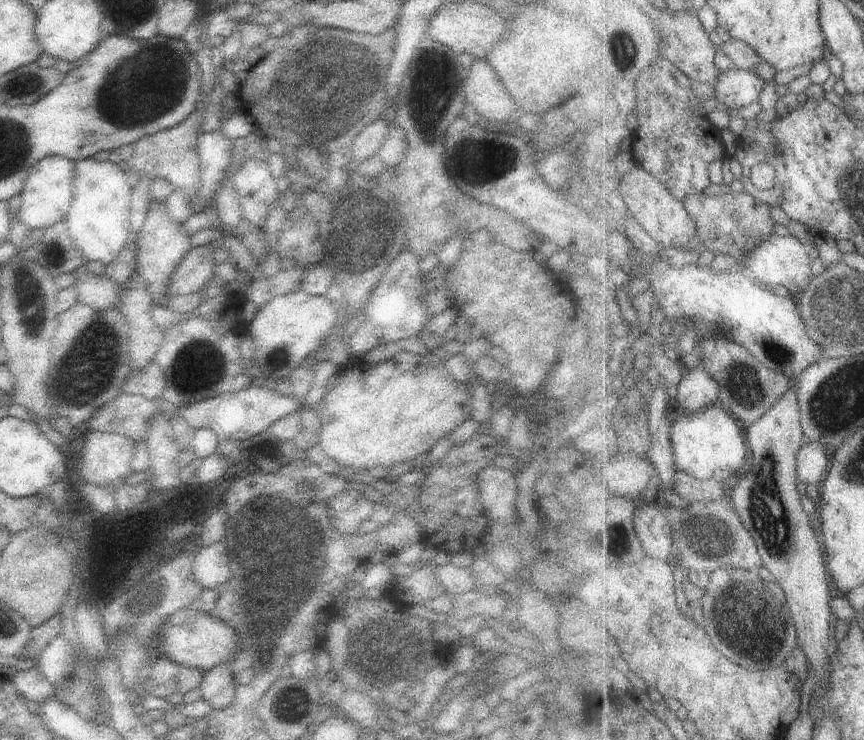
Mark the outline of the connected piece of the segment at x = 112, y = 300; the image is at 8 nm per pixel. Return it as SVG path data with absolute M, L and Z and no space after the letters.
M83 262L77 270L77 281L74 282L77 300L95 310L103 312L111 306L119 307L119 286L115 286L105 274L93 274Z

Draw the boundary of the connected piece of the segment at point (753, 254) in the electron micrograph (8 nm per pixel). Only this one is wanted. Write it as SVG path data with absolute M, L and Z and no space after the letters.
M775 233L771 234L767 240L761 240L749 252L745 252L743 260L745 260L748 273L756 281L767 286L785 286L785 288L789 288L792 294L802 293L814 279L811 272L813 259L809 256L809 250L812 246L812 241L803 243L790 233L786 236L779 236Z

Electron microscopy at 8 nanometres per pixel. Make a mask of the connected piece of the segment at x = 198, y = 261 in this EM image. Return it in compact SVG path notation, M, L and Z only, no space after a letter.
M214 246L192 247L177 264L169 280L169 294L199 293L199 288L215 274L217 262L213 259Z

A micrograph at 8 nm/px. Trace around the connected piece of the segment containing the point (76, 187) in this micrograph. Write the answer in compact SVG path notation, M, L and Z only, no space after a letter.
M93 157L75 162L73 168L73 202L65 214L69 238L81 250L84 260L100 262L103 266L119 256L130 236L129 174L117 166L117 159L97 161Z

